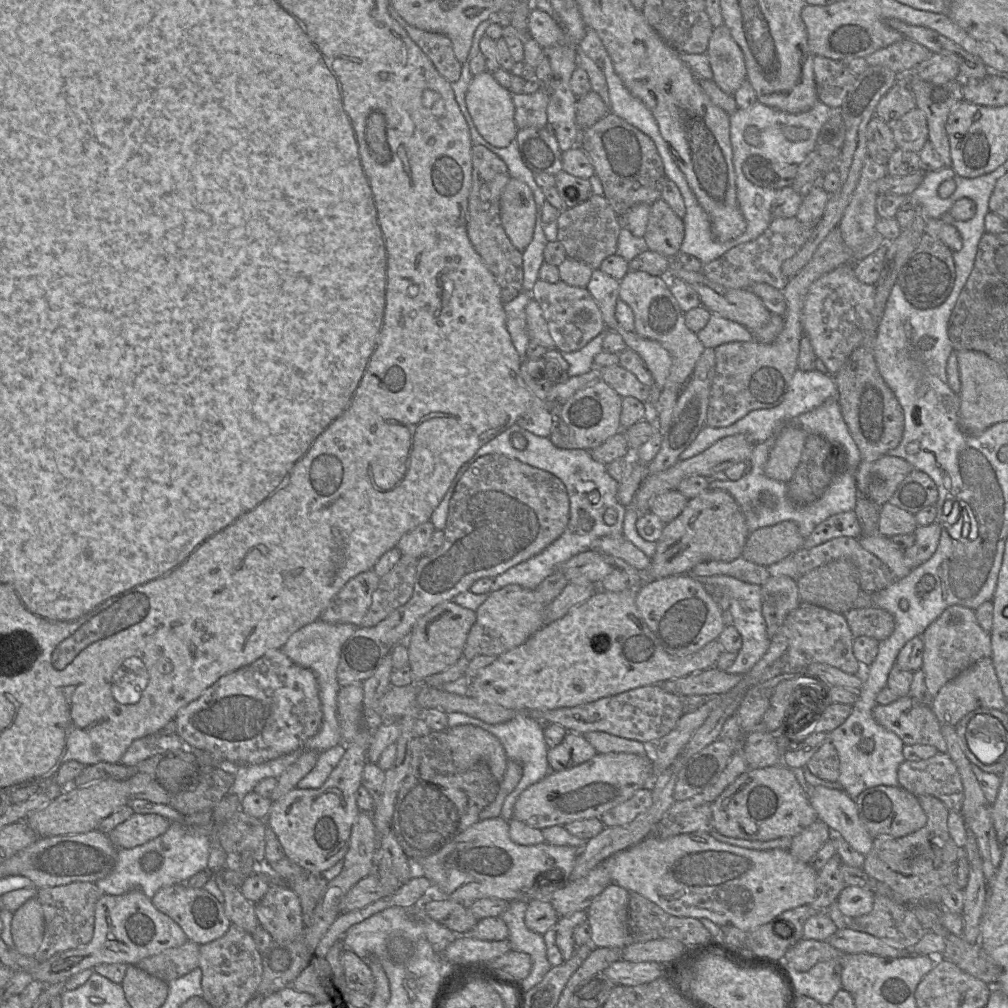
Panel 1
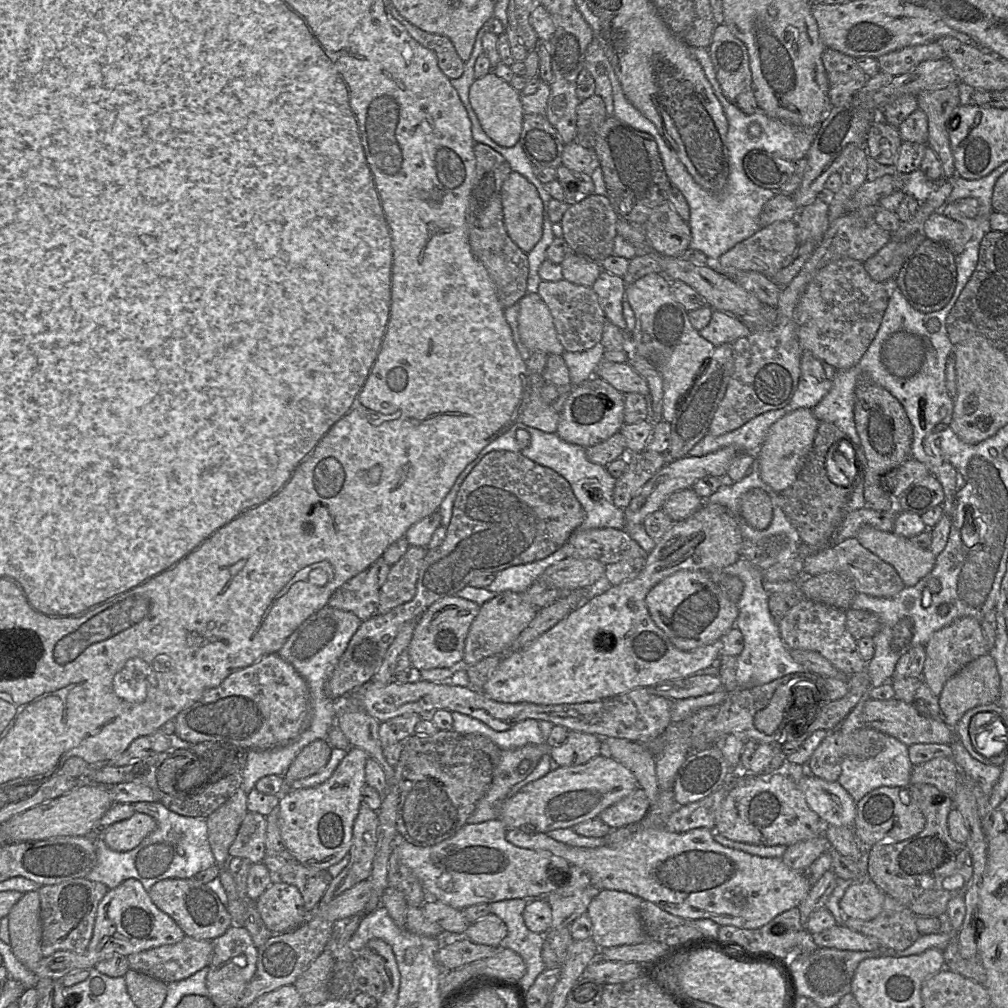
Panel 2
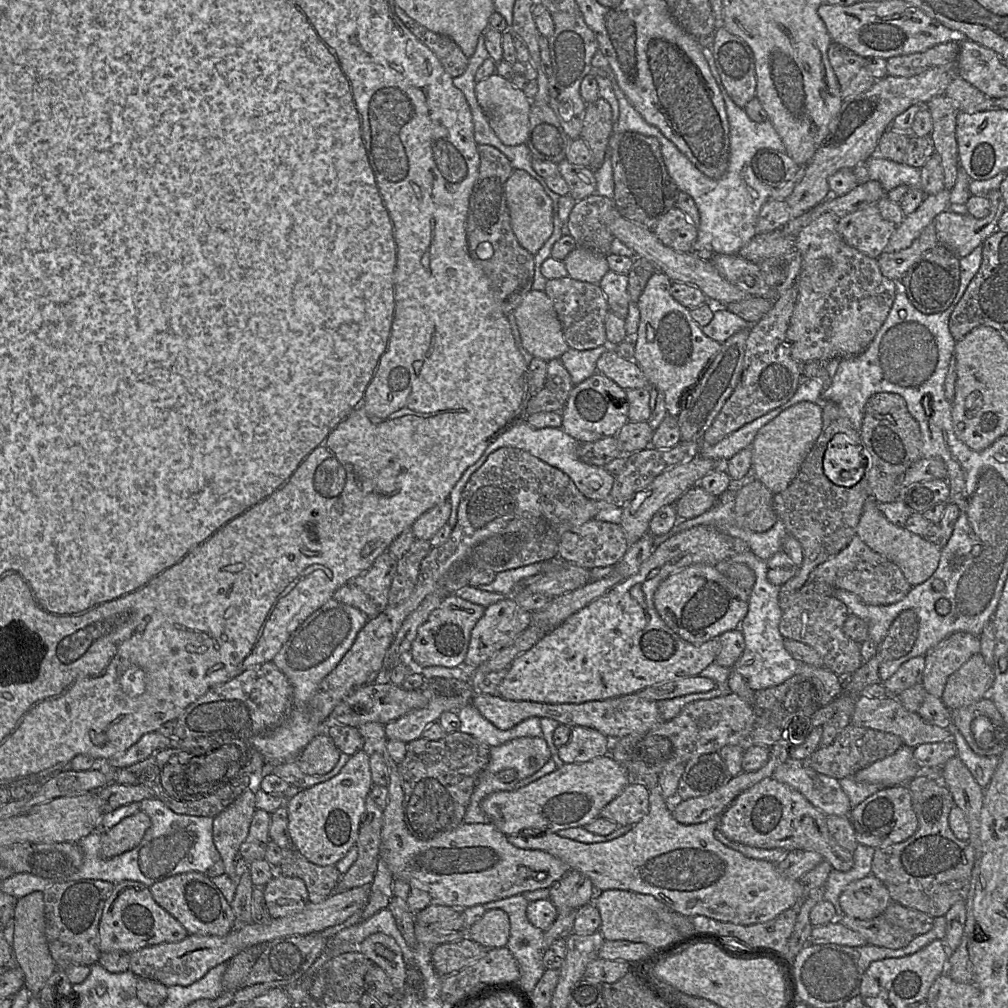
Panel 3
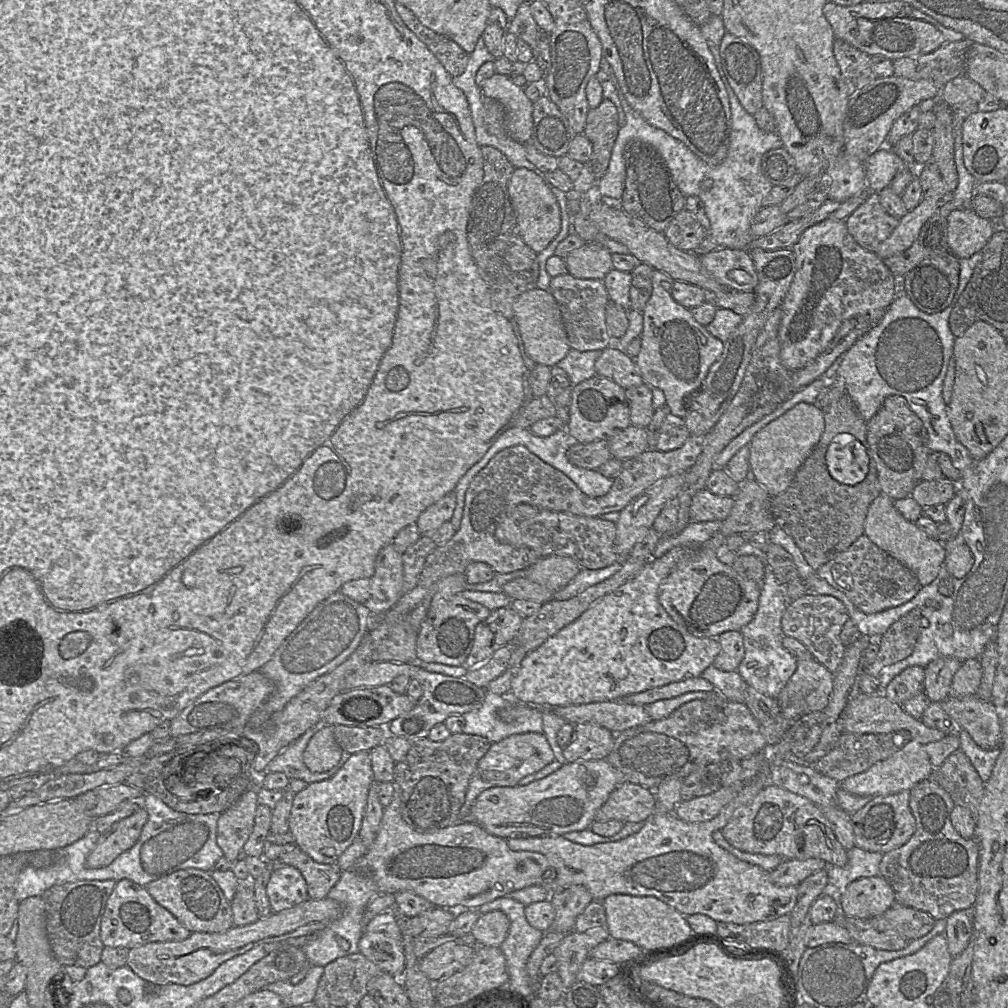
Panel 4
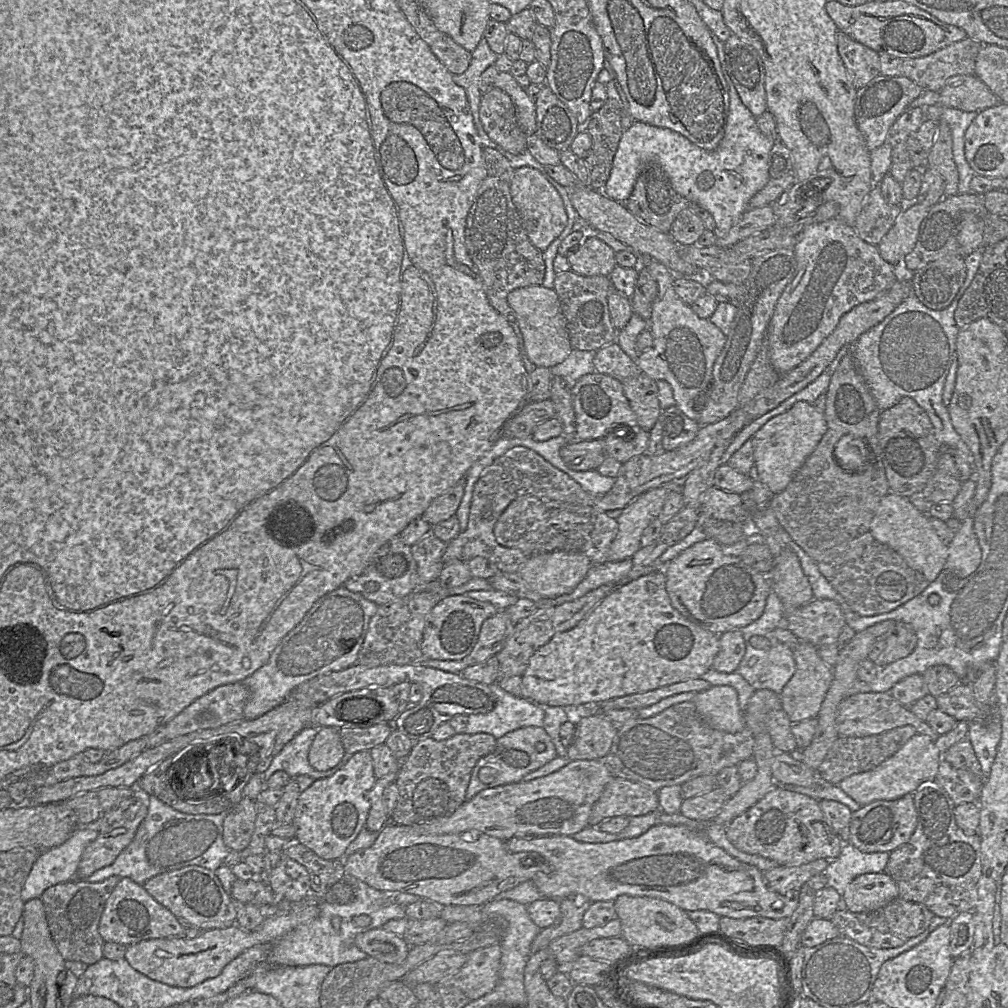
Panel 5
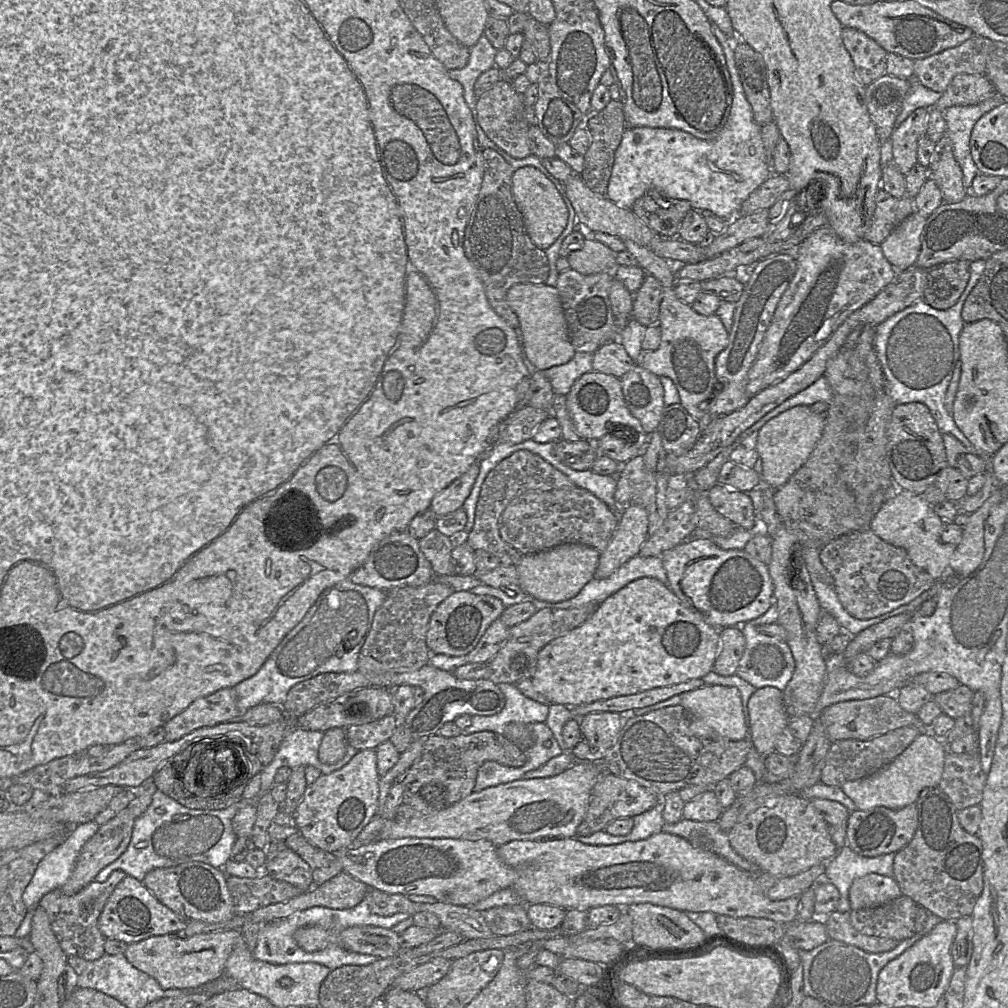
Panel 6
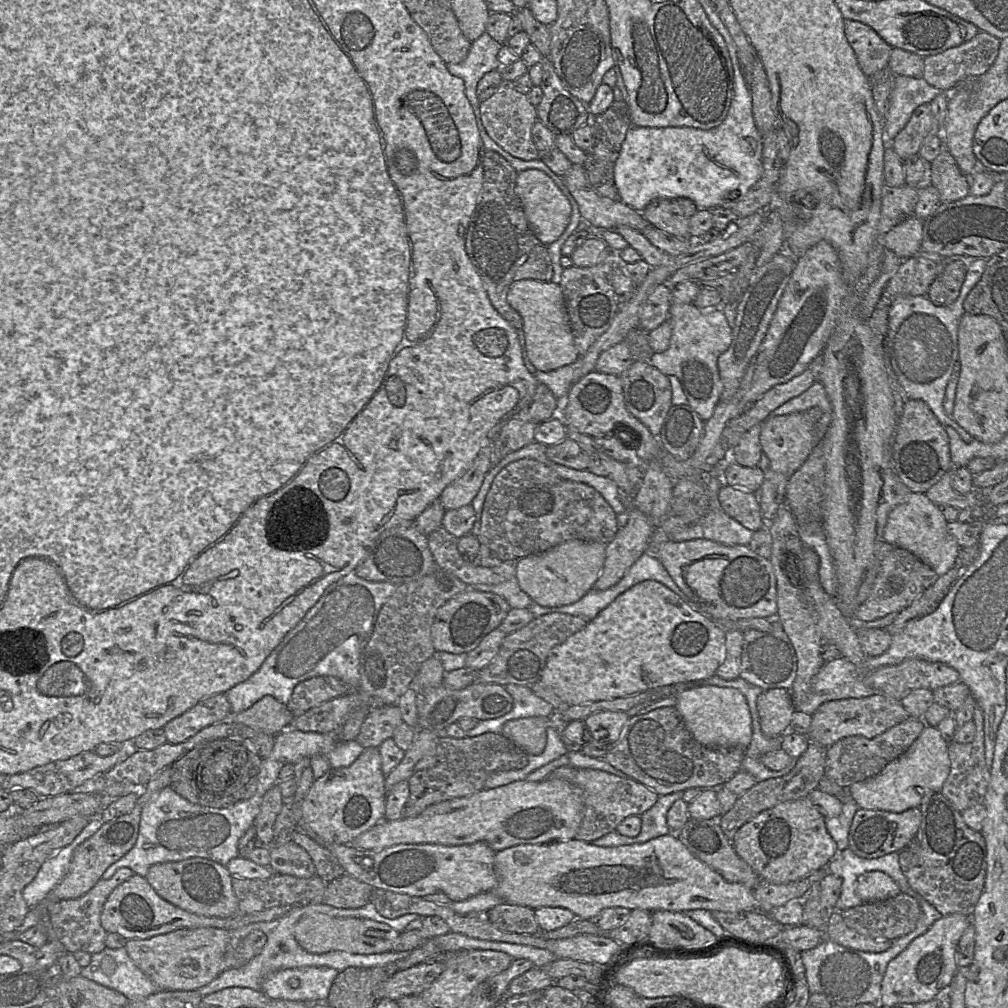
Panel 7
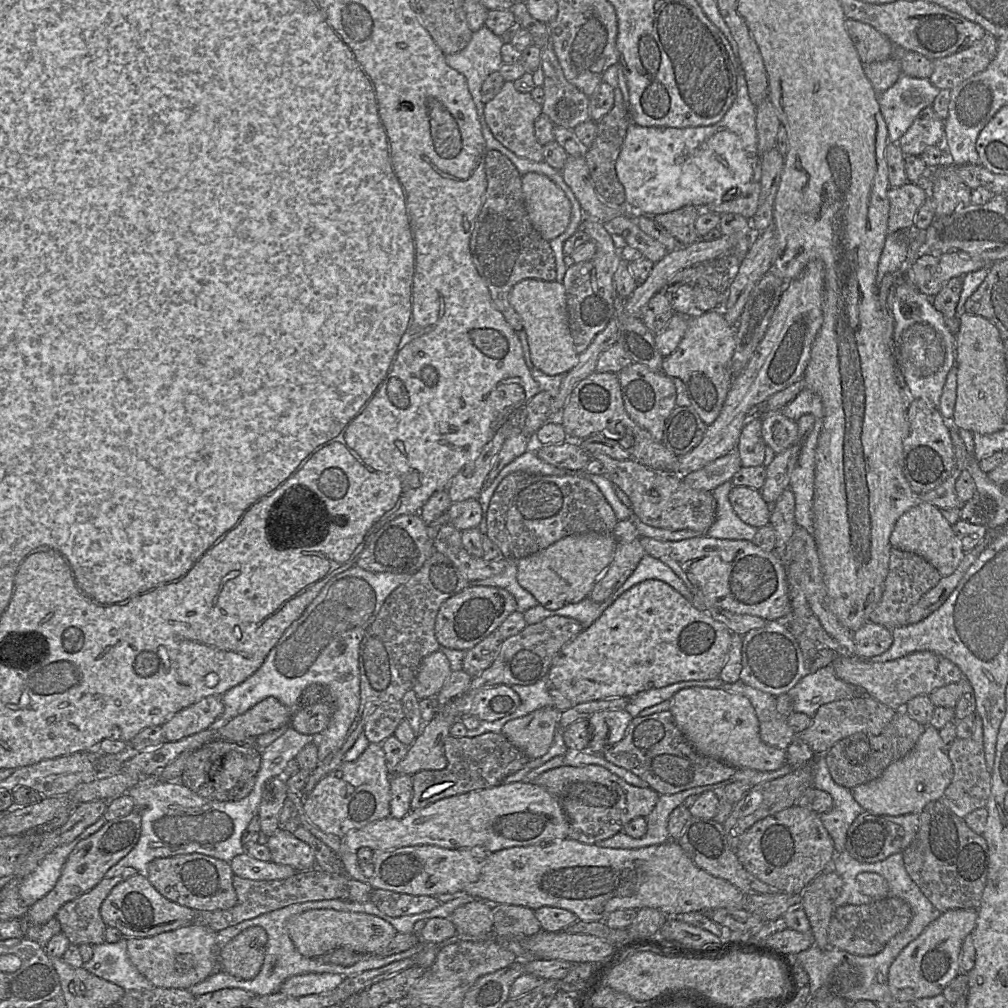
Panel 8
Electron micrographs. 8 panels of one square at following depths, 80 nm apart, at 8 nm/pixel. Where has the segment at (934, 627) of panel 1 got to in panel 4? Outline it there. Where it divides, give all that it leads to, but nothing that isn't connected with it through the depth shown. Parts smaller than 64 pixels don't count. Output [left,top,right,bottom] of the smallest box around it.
[924,657,962,702]

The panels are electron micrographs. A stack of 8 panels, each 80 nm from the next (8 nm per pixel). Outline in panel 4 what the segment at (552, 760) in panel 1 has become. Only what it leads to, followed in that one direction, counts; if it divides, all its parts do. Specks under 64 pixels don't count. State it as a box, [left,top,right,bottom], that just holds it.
[563,723,616,763]

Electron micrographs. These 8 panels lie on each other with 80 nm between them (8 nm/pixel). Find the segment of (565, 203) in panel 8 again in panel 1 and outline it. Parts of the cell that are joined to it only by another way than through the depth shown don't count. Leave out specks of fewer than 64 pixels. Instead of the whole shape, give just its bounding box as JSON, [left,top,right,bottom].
[500,177,536,252]

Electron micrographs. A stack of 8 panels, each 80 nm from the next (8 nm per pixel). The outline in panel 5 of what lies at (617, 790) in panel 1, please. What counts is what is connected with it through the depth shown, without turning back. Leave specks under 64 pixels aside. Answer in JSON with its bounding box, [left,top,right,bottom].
[411,760,613,841]

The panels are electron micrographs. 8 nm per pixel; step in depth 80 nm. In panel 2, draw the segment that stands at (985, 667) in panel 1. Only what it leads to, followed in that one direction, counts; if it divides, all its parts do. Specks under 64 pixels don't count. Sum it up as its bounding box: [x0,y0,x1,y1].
[939,654,1000,728]

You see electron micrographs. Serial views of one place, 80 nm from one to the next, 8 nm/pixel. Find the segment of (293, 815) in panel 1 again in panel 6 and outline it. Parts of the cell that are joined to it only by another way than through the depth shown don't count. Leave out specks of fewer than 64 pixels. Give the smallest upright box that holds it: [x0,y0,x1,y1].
[293,749,379,853]

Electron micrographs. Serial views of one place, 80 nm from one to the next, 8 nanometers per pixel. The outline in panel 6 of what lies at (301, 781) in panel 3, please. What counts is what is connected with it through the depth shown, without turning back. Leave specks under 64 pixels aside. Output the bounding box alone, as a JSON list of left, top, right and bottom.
[261,727,358,794]

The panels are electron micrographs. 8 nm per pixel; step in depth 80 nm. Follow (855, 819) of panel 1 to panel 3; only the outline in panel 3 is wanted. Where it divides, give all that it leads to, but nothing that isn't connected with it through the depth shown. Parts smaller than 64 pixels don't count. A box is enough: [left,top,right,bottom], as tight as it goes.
[772,762,853,816]

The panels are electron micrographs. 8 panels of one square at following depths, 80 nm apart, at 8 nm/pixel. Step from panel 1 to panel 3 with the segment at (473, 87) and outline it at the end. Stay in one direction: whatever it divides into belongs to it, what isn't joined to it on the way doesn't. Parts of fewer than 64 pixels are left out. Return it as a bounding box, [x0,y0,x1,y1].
[475,73,532,146]

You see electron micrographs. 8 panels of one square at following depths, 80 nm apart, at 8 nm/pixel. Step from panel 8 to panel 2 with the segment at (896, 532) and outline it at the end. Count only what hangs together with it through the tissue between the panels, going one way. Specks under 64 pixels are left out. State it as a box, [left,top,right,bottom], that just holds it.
[856,525,936,586]

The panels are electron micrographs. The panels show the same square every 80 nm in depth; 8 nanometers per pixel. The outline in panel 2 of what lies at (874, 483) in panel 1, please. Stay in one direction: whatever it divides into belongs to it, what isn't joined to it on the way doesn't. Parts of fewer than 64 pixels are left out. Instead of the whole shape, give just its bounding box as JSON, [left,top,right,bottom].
[881,458,930,503]

